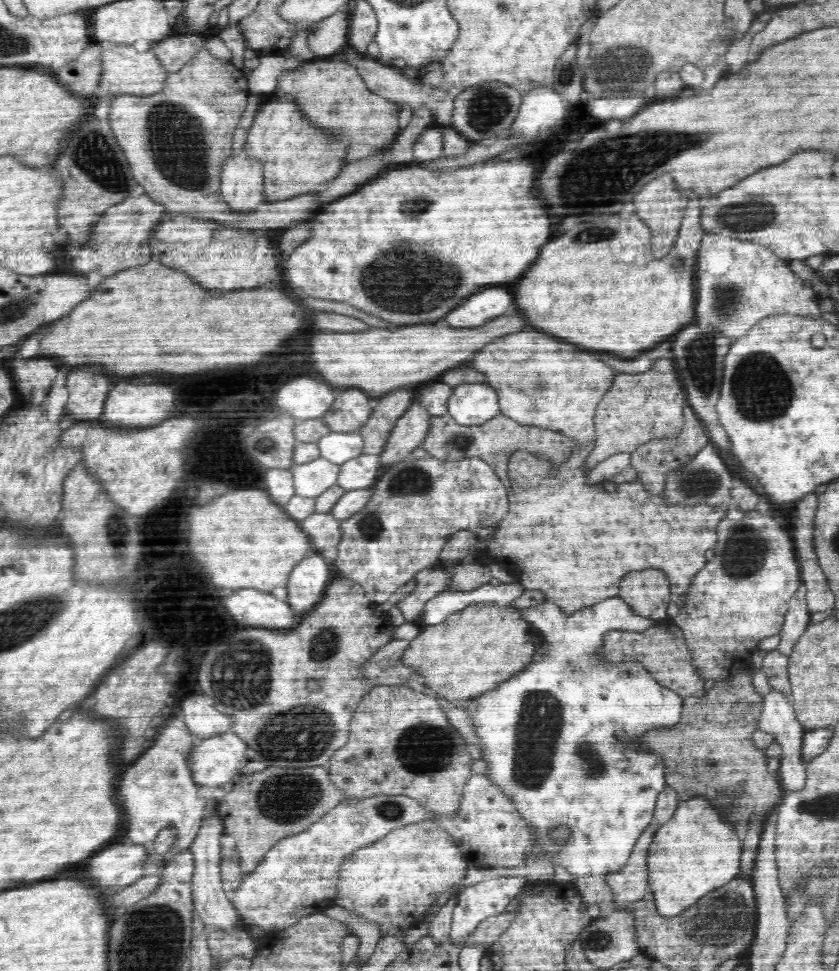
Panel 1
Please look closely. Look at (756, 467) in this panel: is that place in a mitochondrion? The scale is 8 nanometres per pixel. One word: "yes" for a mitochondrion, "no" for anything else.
no

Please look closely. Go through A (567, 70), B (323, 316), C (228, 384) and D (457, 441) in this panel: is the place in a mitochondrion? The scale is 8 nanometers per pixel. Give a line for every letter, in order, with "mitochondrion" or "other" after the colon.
A: mitochondrion
B: other
C: other
D: mitochondrion

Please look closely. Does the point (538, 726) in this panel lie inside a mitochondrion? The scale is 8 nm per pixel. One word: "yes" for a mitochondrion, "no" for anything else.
yes

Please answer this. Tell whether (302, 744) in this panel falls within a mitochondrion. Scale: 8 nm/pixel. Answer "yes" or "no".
yes

